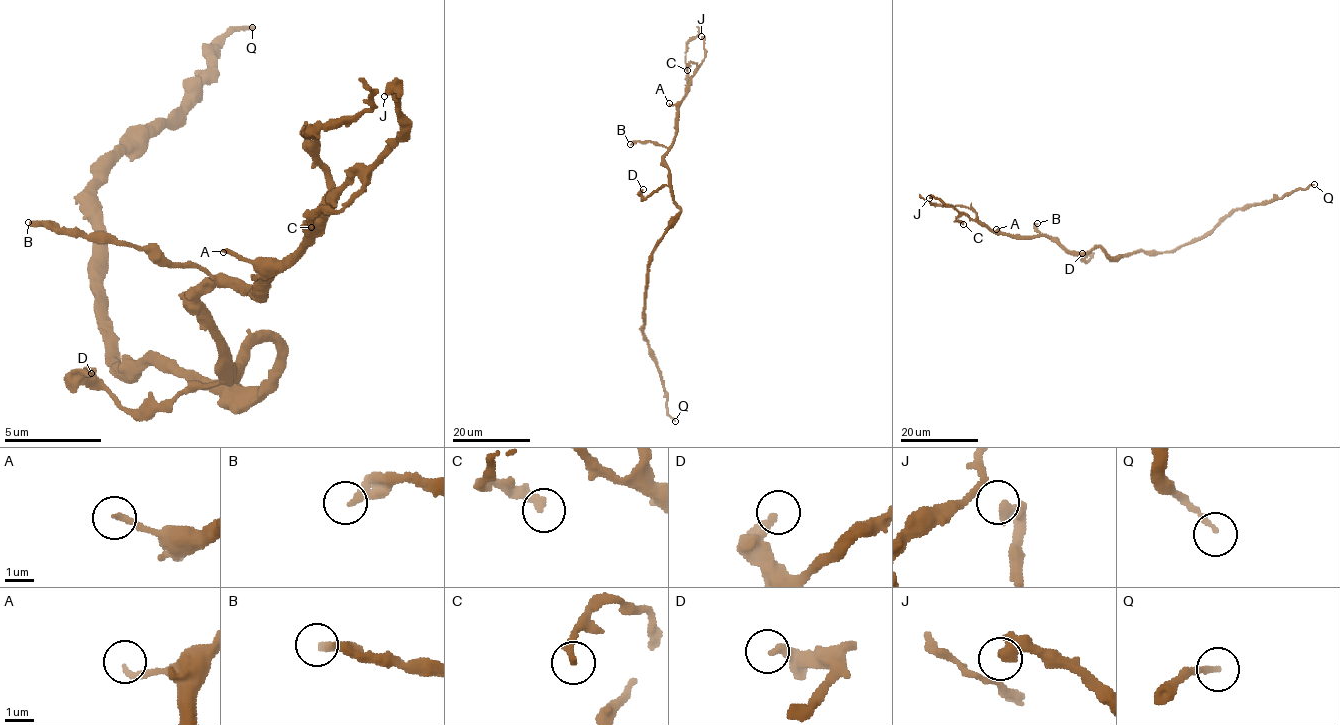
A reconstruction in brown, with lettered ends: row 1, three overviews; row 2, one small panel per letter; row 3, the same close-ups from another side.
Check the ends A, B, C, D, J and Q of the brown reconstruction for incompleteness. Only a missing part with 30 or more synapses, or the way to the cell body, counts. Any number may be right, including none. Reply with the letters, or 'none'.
A

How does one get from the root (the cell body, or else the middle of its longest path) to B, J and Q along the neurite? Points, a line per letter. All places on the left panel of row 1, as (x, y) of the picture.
B: (242, 388), (262, 388), (277, 349), (262, 339), (228, 364), (199, 310), (213, 281), (203, 271), (28, 222)
J: (242, 388), (277, 349), (233, 368), (199, 300), (257, 286), (316, 227), (398, 135), (384, 96)
Q: (242, 388), (116, 359), (96, 183), (203, 81), (228, 37), (252, 27)

